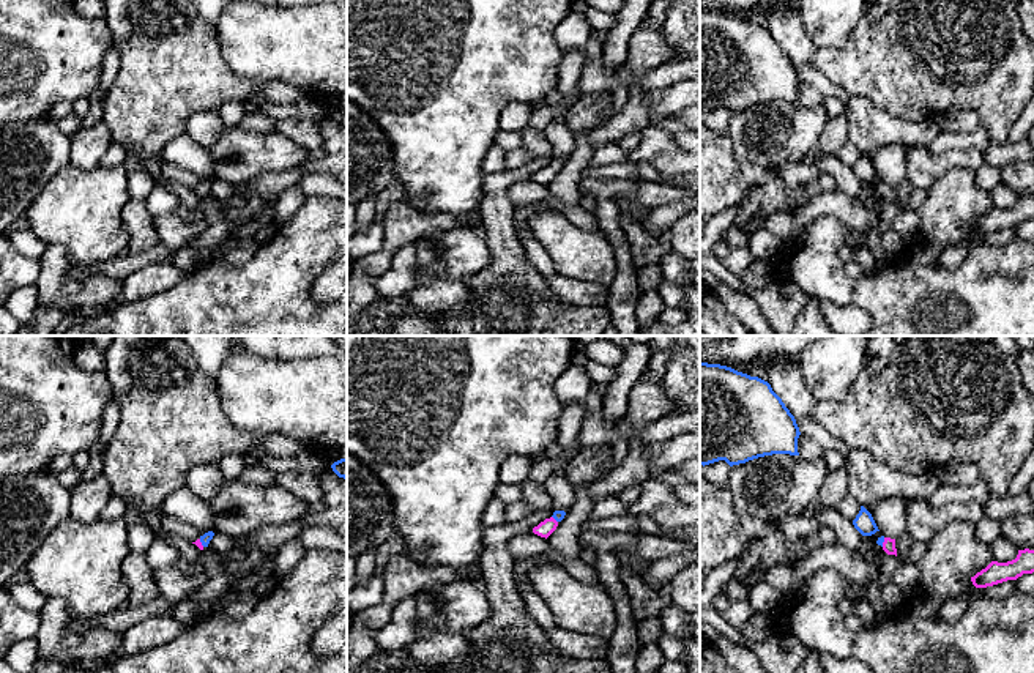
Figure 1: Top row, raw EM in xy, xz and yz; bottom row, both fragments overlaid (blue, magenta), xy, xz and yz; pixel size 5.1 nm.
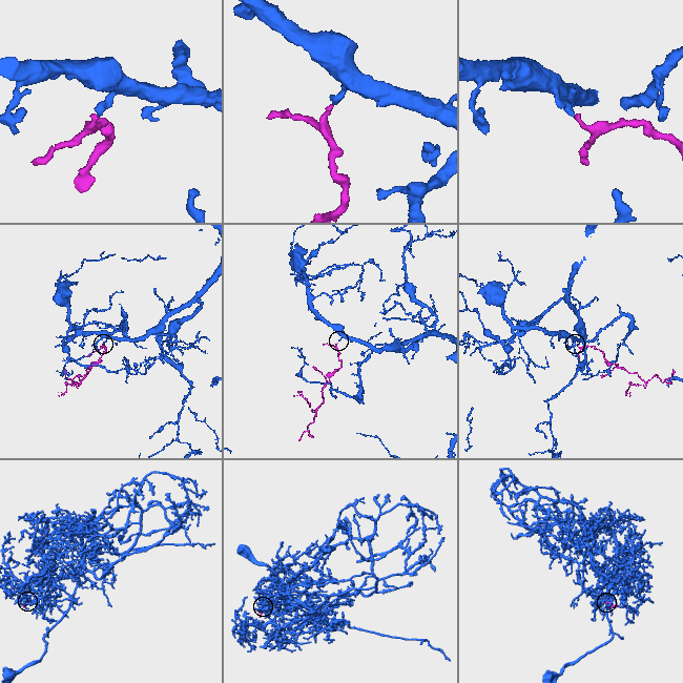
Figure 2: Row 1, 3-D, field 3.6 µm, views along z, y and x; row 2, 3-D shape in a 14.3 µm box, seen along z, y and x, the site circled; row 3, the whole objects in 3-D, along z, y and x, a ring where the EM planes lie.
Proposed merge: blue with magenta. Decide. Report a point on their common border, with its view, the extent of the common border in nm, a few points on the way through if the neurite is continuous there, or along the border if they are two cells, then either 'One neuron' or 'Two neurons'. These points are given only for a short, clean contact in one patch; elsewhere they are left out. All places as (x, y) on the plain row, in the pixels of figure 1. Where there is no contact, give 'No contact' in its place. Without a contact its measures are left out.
Touches blue at yz (883, 188). Shared border 50 nm. Path across: yz (880, 188), (883, 188), (889, 191). One neuron

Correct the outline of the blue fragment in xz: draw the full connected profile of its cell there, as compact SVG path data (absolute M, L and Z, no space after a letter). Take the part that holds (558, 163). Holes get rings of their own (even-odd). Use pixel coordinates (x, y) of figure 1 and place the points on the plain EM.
M555 158L550 165L545 165L537 173L533 175L533 180L541 184L549 184L558 173L558 170L564 165L564 158Z

